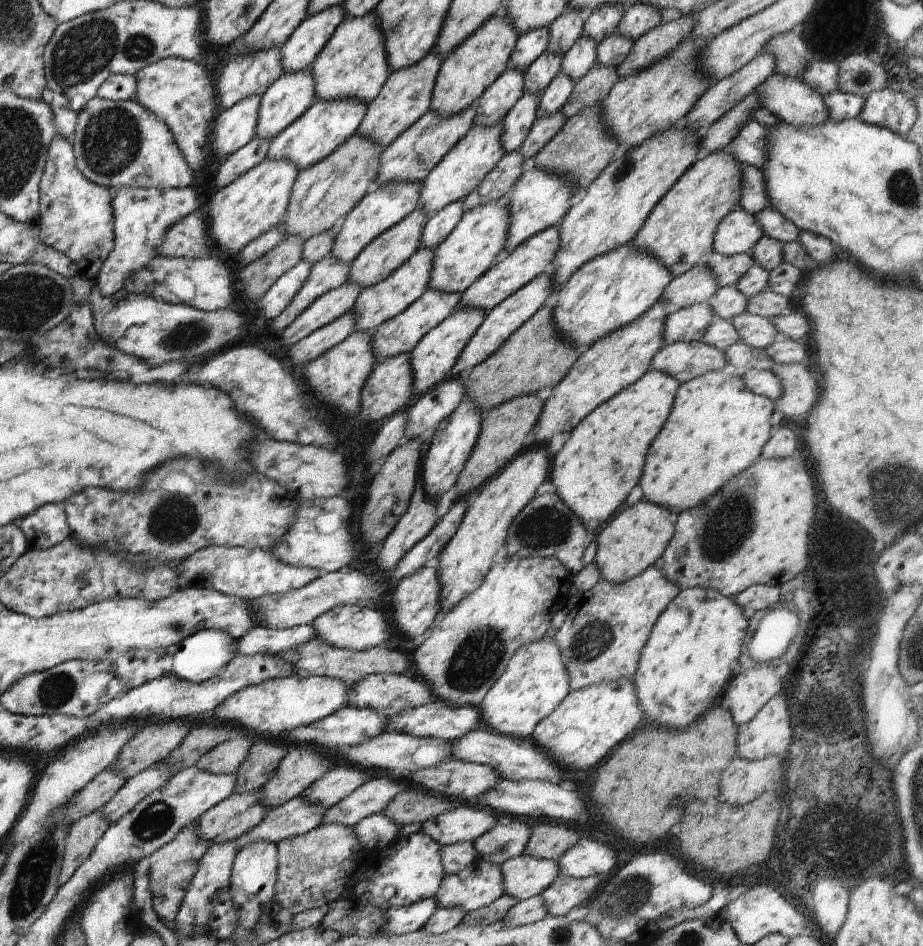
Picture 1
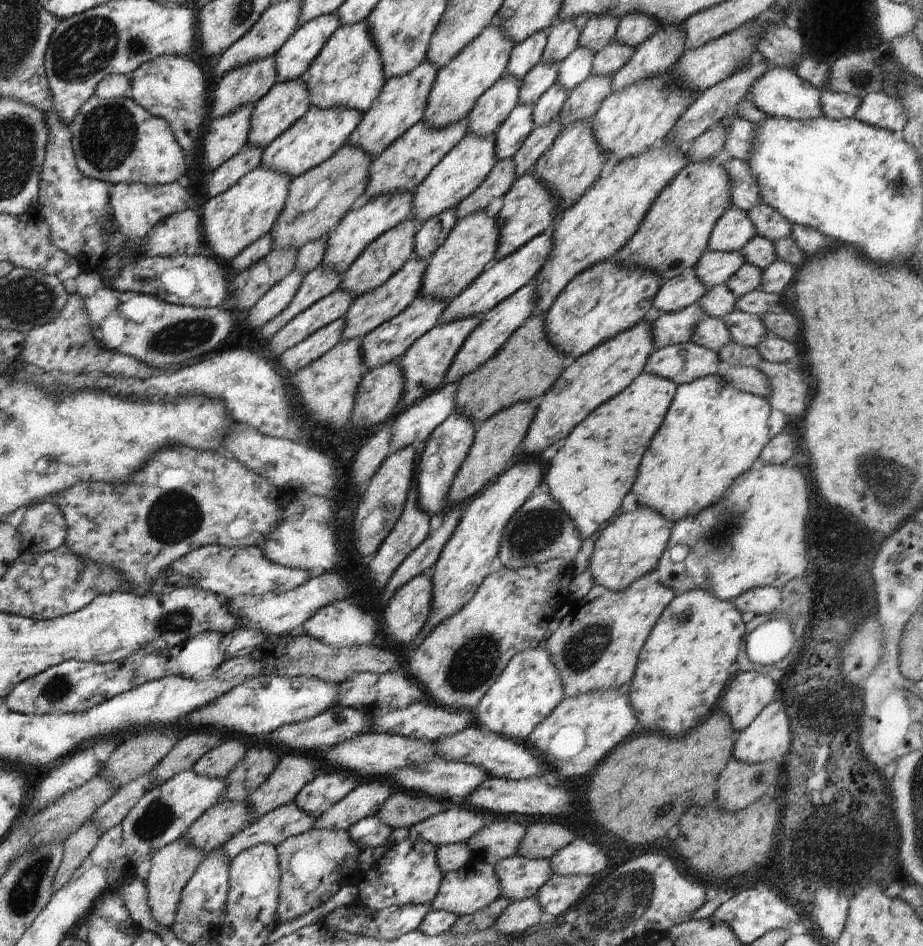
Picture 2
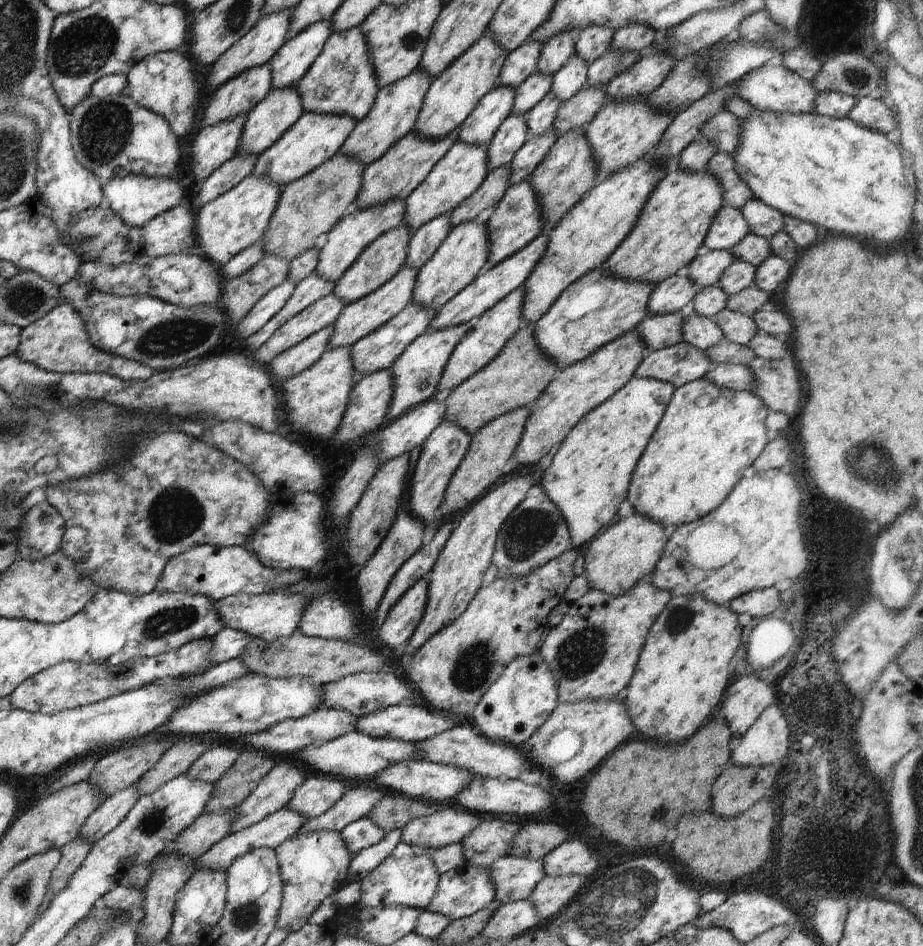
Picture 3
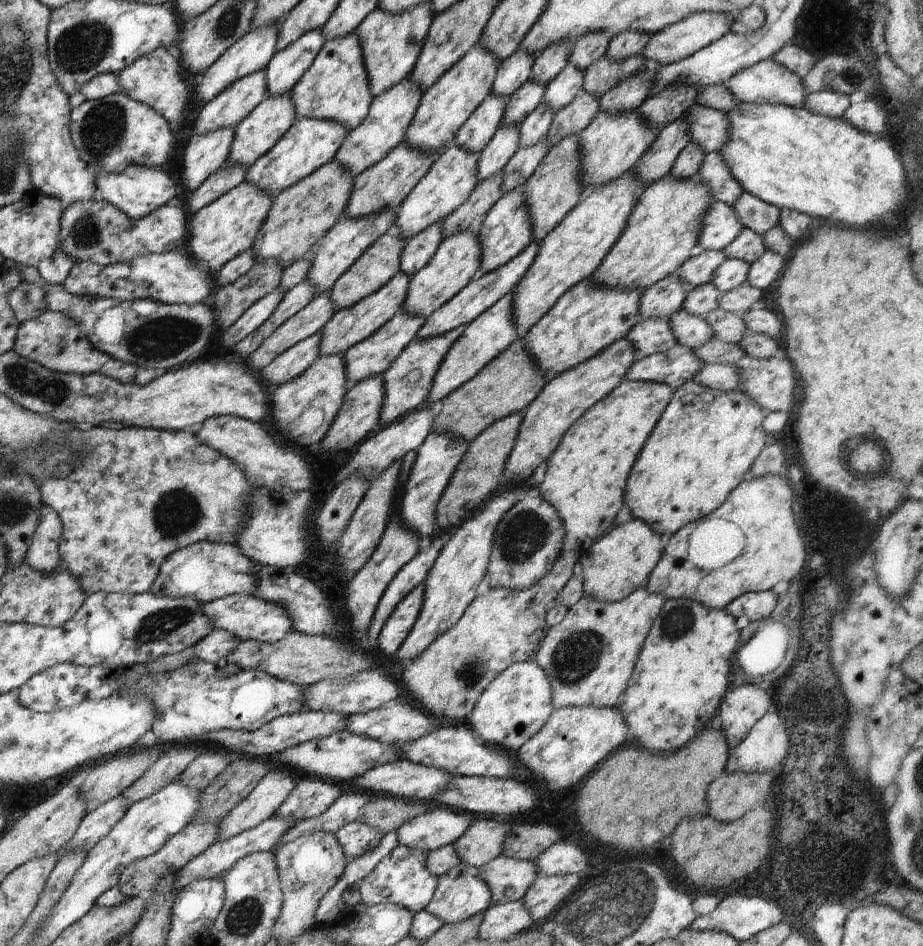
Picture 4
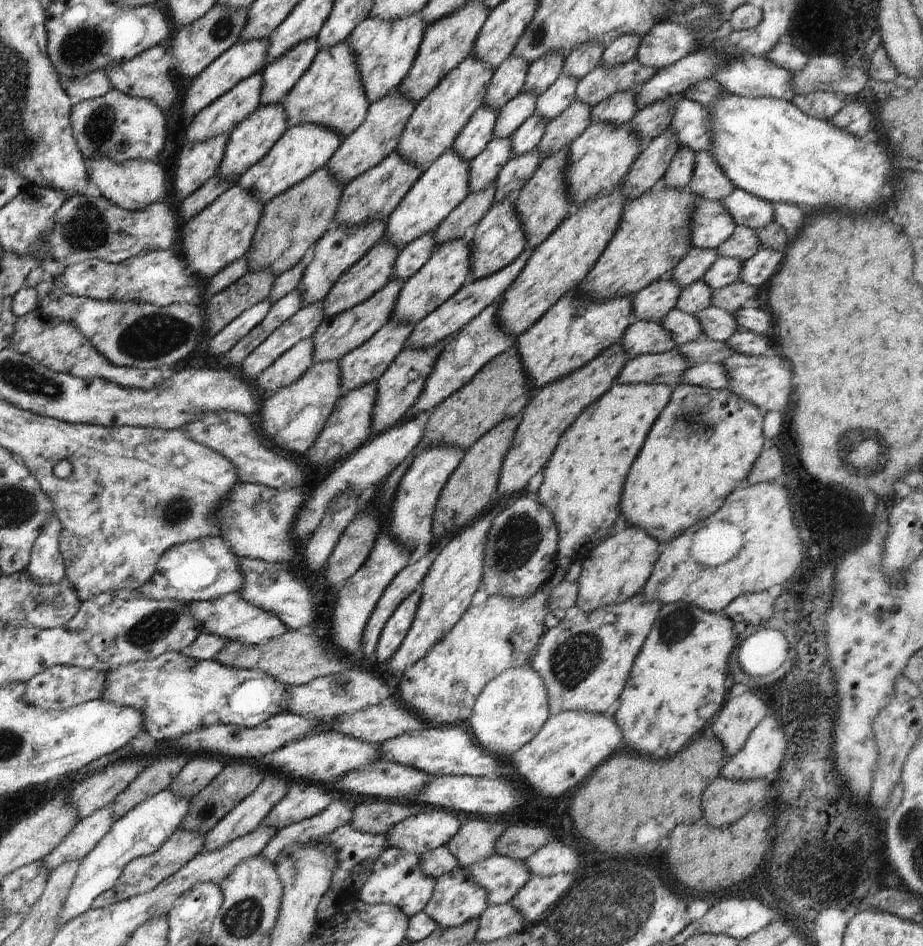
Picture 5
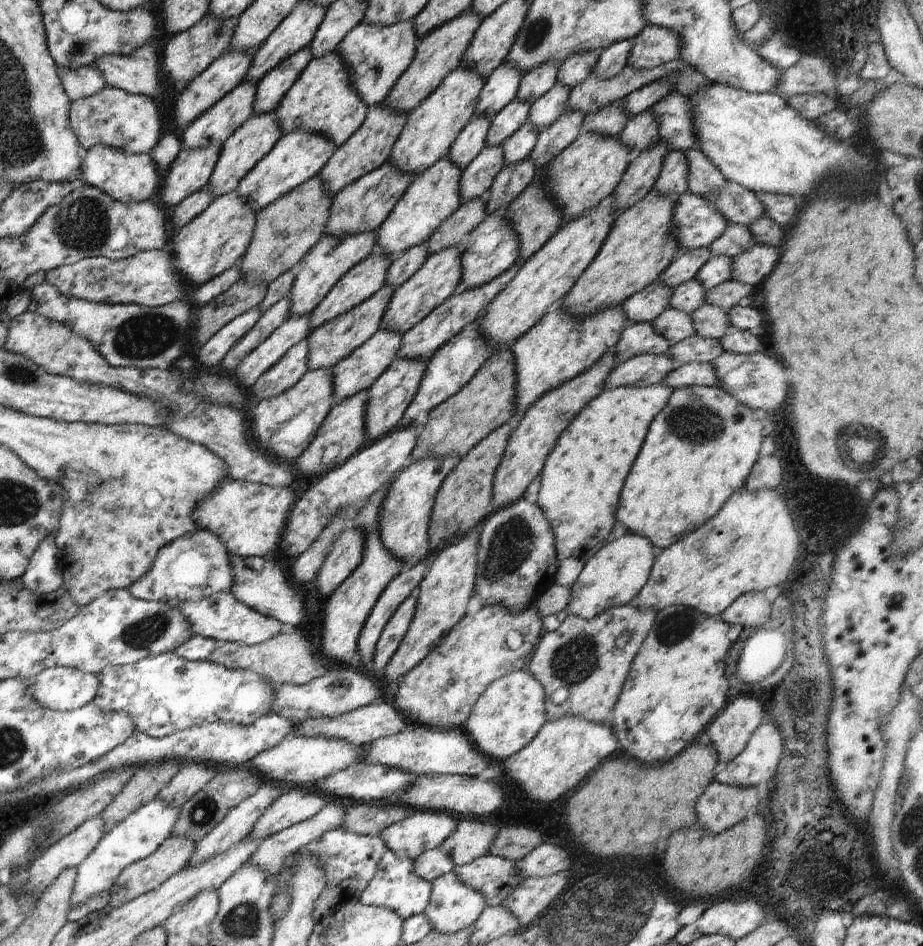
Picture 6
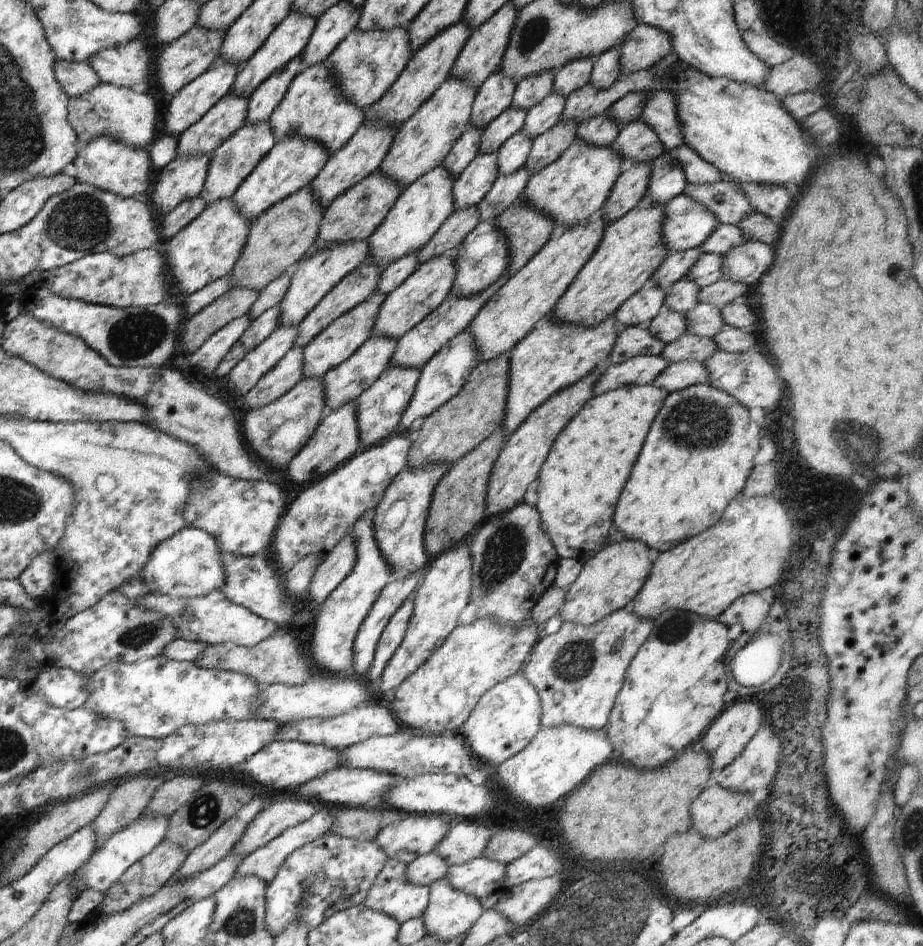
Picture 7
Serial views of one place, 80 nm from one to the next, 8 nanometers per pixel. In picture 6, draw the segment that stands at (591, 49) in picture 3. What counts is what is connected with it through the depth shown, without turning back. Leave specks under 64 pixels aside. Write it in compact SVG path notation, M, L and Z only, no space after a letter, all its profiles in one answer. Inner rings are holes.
M602 49L586 51L580 54L570 55L565 61L558 65L557 82L572 90L577 84L582 84L595 70Z

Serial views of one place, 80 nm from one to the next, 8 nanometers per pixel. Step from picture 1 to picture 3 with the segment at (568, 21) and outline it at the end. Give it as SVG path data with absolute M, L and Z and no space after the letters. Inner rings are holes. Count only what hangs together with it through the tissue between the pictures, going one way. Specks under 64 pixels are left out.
M574 28L552 36L544 43L538 60L537 72L548 74L548 76L556 74L575 54L575 44L578 38L579 33Z

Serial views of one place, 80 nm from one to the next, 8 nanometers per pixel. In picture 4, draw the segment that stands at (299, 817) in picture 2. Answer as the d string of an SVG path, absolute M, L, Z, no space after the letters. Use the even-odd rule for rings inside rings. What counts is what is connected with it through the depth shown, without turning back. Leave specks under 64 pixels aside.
M277 814L272 815L268 820L261 822L256 828L241 832L225 841L212 843L202 854L186 863L184 868L176 872L177 879L174 881L173 888L176 891L182 890L190 882L198 879L220 879L234 866L237 860L248 856L250 853L270 851L271 848L279 843L282 835L294 824L294 820L284 819Z

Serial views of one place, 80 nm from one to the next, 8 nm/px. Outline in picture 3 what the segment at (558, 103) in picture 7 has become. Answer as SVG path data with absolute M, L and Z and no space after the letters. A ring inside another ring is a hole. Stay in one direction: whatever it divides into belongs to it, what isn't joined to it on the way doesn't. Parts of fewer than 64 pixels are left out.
M574 54L556 74L551 86L551 92L564 103L587 85L589 63Z

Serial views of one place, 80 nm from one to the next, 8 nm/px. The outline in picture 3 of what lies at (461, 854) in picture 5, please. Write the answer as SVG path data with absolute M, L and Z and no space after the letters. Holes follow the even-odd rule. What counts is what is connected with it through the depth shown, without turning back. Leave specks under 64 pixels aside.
M497 816L484 817L460 843L466 863L488 868L497 858L510 854L512 839L518 831L518 824L504 822Z

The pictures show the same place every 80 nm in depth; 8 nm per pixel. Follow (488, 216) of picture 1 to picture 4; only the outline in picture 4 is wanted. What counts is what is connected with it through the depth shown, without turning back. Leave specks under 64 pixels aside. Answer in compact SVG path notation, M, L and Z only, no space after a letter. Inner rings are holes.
M460 230L444 238L430 262L410 277L410 286L402 309L409 314L431 316L476 277L480 261L481 250L477 235L468 230Z

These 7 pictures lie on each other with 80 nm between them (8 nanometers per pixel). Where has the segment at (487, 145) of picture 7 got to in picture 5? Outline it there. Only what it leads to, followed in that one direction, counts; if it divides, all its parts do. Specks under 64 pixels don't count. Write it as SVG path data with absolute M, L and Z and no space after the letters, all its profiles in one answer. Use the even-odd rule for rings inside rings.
M521 92L509 100L498 112L494 125L493 138L503 139L512 136L518 128L534 115L537 96Z

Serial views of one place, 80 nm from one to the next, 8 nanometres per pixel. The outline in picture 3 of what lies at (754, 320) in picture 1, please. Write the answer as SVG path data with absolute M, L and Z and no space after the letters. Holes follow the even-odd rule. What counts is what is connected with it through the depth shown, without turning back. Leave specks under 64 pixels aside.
M727 309L712 316L711 320L722 330L722 334L730 343L746 345L756 334L758 326L750 315L736 313Z

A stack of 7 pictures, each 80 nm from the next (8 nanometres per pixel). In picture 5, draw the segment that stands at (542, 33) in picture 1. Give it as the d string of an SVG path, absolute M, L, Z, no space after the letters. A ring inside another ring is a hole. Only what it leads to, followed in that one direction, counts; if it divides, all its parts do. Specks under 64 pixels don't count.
M510 55L495 68L483 104L499 111L509 100L522 92L528 68L529 65L521 58Z

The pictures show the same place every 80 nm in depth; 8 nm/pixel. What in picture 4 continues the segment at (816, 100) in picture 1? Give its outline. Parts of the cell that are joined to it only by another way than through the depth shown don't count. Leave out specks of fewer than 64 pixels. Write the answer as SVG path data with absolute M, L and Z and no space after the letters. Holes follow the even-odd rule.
M765 58L749 67L738 69L726 82L726 88L739 100L758 104L781 104L802 107L807 97L801 78L772 58Z

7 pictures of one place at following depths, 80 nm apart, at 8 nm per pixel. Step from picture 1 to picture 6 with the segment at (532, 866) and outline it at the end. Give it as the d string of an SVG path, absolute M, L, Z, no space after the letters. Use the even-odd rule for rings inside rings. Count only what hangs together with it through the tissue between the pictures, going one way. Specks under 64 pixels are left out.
M486 855L469 864L454 865L458 881L484 896L486 907L499 906L512 890L525 880L514 868L515 862L495 855Z

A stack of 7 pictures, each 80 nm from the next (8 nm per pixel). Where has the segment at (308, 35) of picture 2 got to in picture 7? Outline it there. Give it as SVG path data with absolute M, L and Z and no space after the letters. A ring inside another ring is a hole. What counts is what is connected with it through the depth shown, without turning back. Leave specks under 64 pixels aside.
M297 56L264 82L261 82L248 98L246 122L250 125L268 122L270 115L284 98L292 79L301 70L301 56Z

